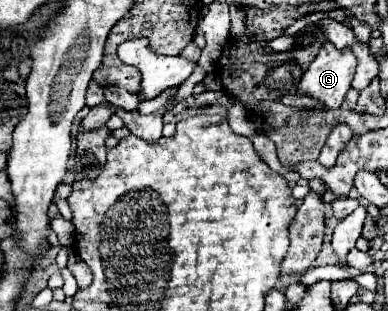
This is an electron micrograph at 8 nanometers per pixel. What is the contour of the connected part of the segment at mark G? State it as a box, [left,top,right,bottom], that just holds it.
[300,40,354,108]

